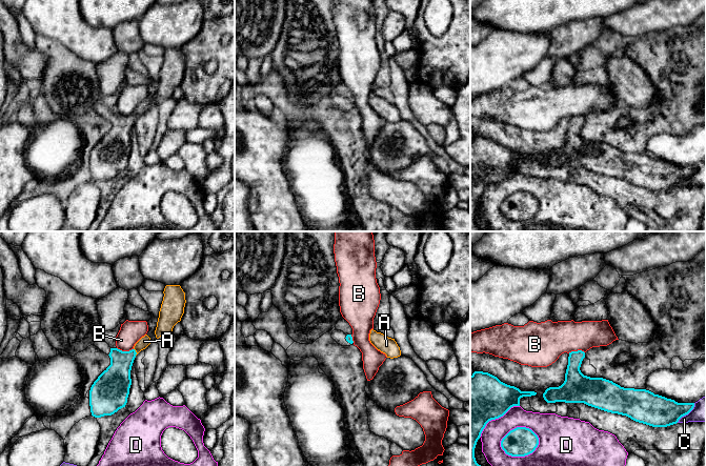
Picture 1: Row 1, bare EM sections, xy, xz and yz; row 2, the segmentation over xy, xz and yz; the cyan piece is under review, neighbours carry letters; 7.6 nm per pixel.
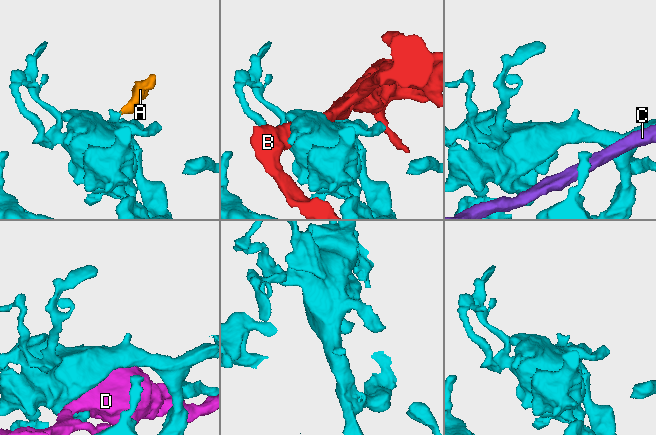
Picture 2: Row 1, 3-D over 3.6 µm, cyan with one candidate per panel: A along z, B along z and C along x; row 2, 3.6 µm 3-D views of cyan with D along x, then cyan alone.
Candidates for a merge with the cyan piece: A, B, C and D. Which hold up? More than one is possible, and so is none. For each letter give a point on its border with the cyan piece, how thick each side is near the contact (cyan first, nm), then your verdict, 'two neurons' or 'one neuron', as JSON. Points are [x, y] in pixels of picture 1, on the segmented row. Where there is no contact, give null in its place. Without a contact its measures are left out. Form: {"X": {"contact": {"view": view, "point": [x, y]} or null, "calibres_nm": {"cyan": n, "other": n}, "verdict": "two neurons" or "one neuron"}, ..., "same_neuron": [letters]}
{"A": {"contact": {"view": "xy", "point": [135, 351]}, "calibres_nm": {"cyan": 200, "other": 80}, "verdict": "one neuron"}, "B": {"contact": {"view": "xy", "point": [125, 351]}, "calibres_nm": {"cyan": 240, "other": 180}, "verdict": "two neurons"}, "C": {"contact": {"view": "yz", "point": [687, 413]}, "calibres_nm": {"cyan": 240, "other": 180}, "verdict": "two neurons"}, "D": {"contact": {"view": "yz", "point": [517, 427]}, "calibres_nm": {"cyan": 220, "other": 220}, "verdict": "two neurons"}, "same_neuron": ["A"]}

